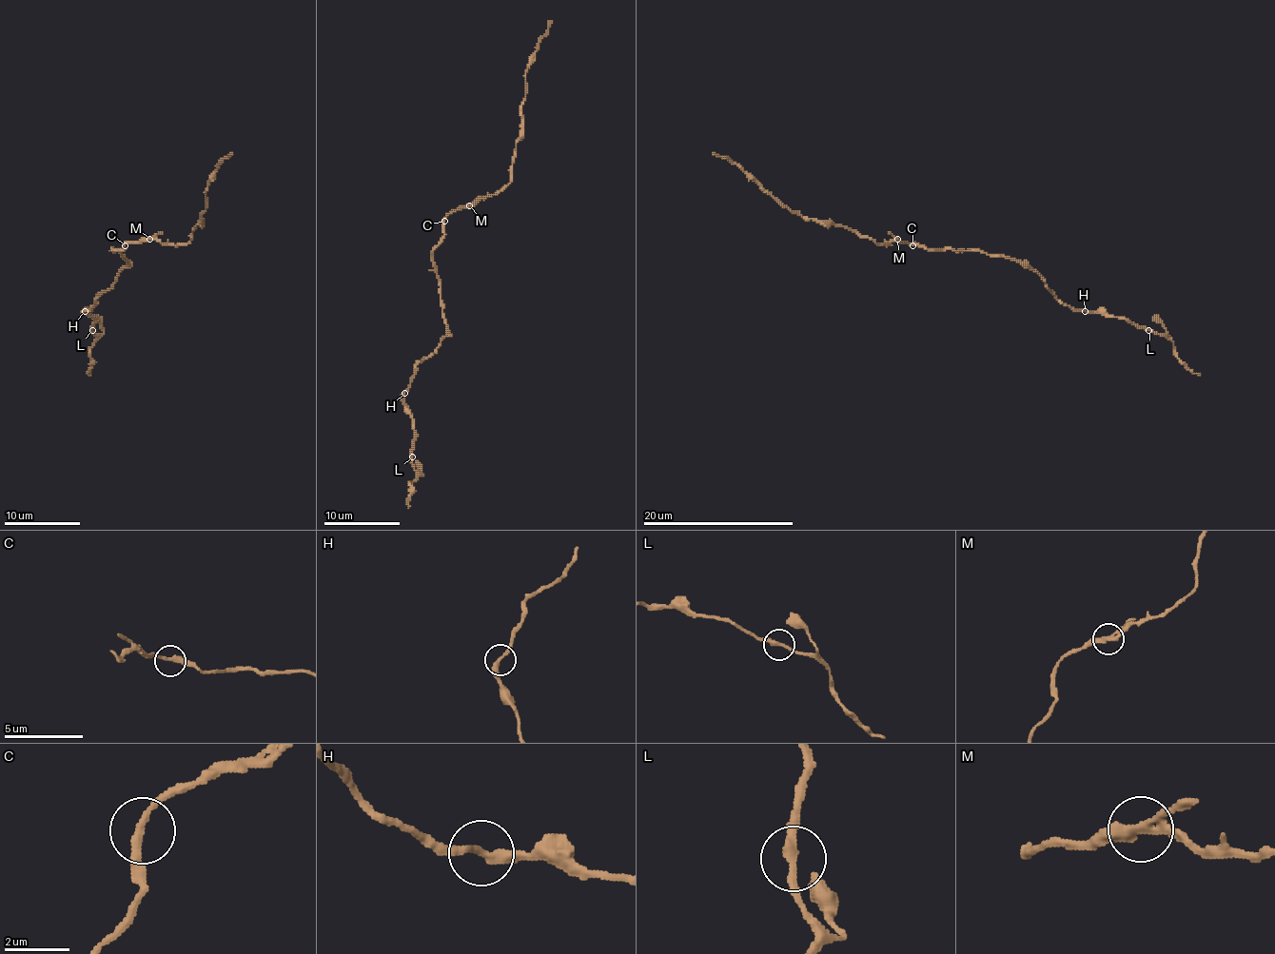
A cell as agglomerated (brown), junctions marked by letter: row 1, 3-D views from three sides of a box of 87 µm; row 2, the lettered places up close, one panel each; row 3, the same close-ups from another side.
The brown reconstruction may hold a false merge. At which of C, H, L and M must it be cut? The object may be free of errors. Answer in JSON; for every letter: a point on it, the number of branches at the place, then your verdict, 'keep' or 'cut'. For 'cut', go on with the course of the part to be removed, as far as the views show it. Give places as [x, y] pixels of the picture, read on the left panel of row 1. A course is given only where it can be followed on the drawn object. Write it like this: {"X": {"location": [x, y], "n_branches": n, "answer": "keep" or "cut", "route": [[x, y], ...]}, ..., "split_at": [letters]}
{"C": {"location": [125, 245], "n_branches": 2, "answer": "keep"}, "H": {"location": [85, 311], "n_branches": 2, "answer": "keep"}, "L": {"location": [92, 330], "n_branches": 2, "answer": "keep"}, "M": {"location": [149, 239], "n_branches": 3, "answer": "cut", "route": [[149, 240], [177, 245], [185, 245], [190, 240], [204, 213], [209, 177], [232, 152]]}, "split_at": ["M"]}

